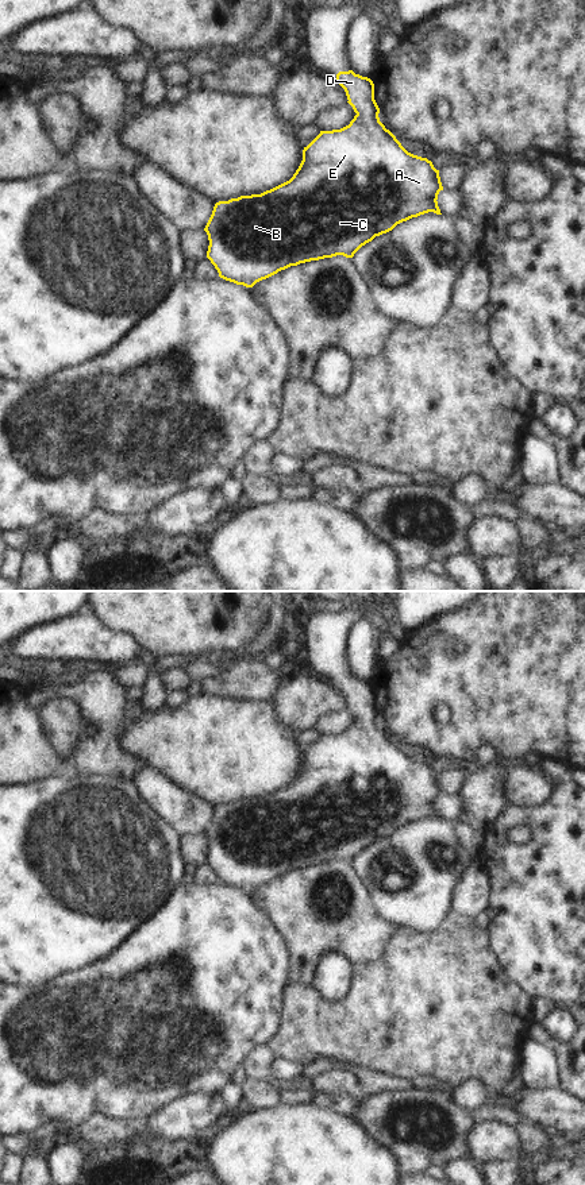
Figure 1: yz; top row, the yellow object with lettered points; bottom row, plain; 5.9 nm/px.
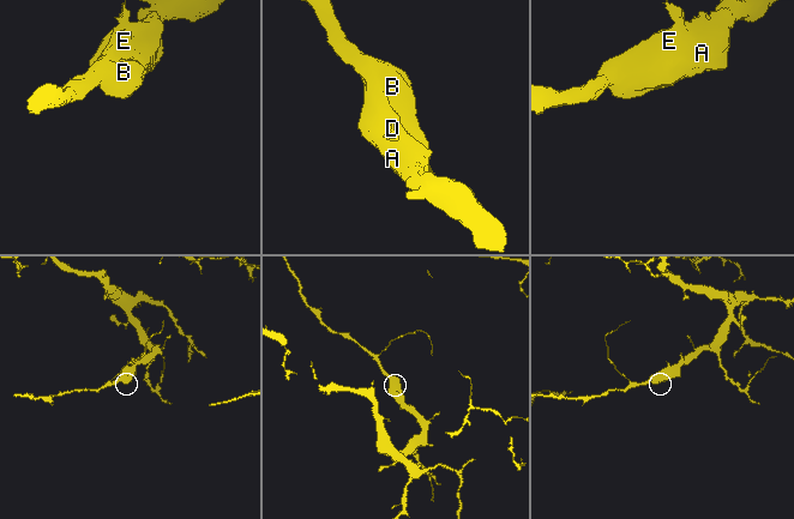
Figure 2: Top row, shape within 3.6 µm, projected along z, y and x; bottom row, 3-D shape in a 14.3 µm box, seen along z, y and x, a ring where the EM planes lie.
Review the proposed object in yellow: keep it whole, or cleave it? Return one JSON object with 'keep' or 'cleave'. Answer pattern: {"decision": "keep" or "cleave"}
{"decision": "keep"}

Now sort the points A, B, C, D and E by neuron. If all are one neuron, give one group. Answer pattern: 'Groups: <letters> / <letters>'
Groups: A B C D E.

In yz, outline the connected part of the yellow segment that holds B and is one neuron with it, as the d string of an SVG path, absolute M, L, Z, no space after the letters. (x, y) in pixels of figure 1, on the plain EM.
M349 675L339 676L336 687L345 694L347 707L357 718L350 729L340 734L320 736L304 752L303 765L289 786L261 799L240 800L215 808L204 835L209 845L207 862L220 883L253 892L290 871L336 860L353 862L362 850L403 826L428 817L442 819L436 806L443 795L439 775L427 763L408 757L380 726L373 686Z

